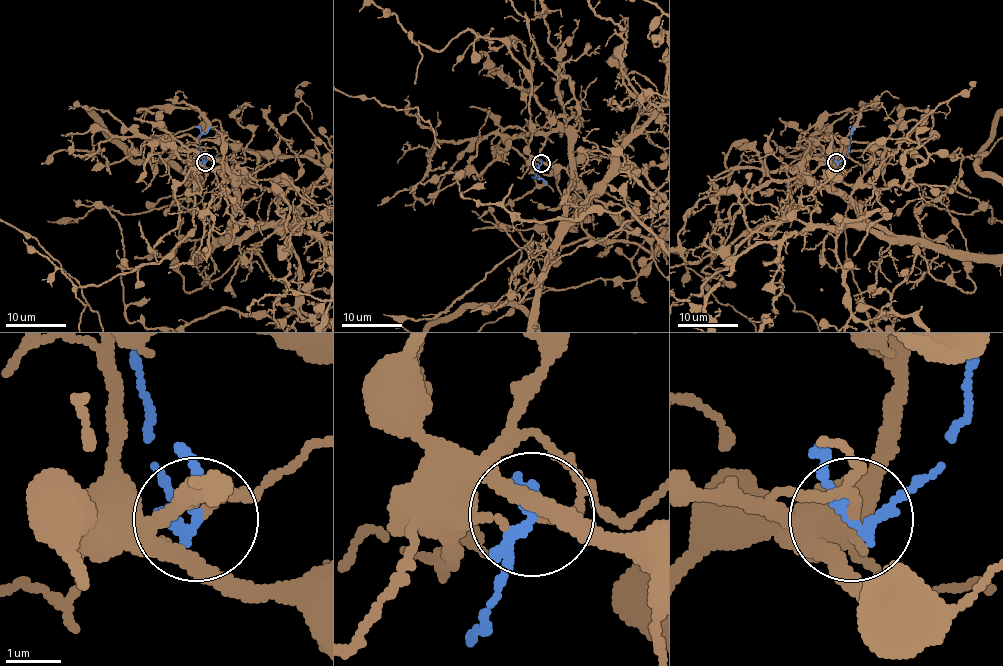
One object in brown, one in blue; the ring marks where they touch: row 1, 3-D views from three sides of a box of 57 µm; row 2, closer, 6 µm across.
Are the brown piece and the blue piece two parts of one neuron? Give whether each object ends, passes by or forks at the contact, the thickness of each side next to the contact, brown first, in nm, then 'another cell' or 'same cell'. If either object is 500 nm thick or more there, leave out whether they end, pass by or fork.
brown ends; blue passes by; calibres 130 and 190 nm; another cell

